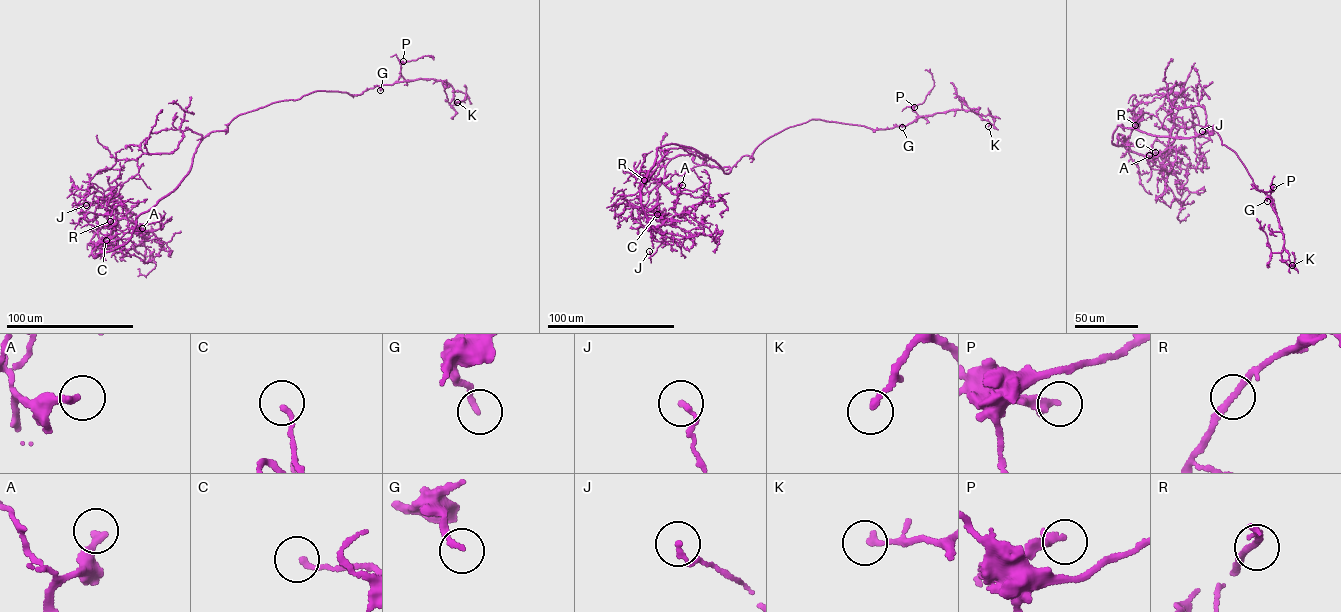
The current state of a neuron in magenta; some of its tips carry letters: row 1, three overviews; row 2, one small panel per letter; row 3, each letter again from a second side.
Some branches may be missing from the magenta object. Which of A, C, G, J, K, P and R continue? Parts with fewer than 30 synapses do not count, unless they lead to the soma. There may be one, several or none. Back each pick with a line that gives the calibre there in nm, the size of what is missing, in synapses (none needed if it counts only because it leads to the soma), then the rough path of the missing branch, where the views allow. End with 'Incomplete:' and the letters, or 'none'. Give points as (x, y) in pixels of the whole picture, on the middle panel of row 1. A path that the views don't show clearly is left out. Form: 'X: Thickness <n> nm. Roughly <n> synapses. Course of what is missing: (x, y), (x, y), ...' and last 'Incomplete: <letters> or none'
Incomplete: none

